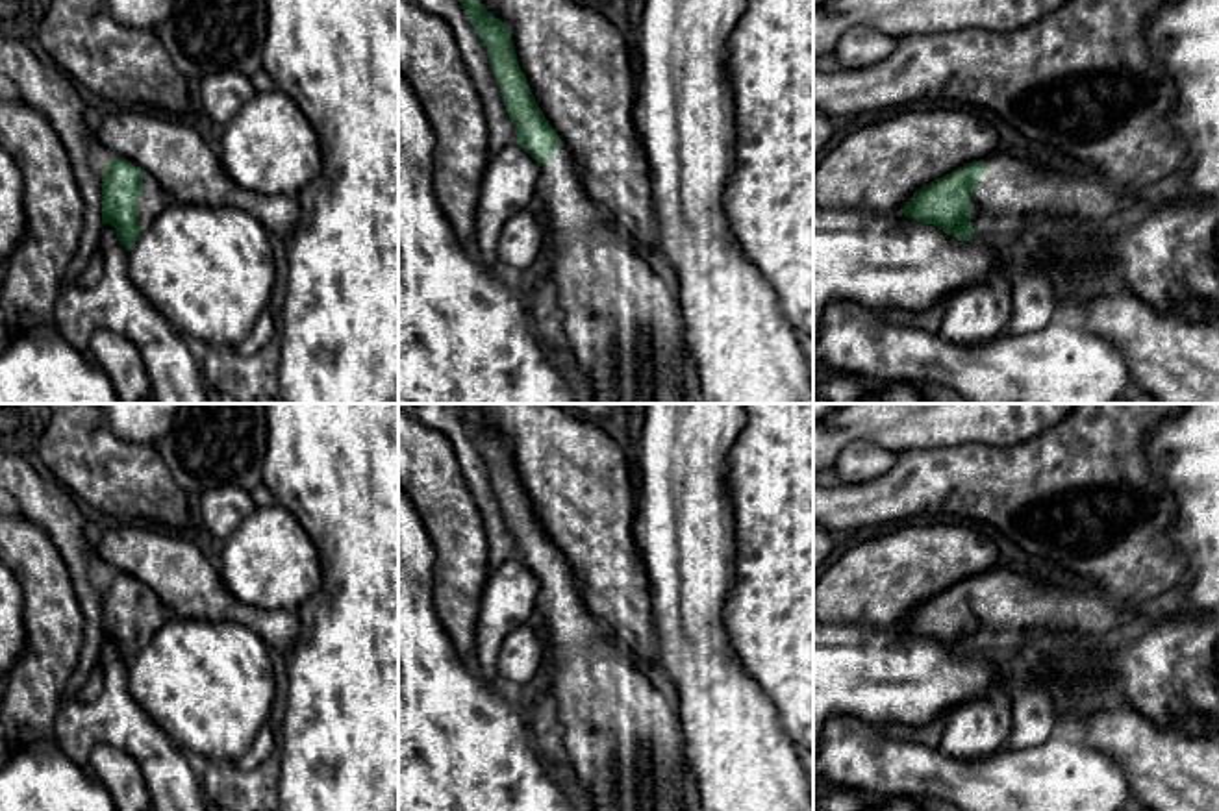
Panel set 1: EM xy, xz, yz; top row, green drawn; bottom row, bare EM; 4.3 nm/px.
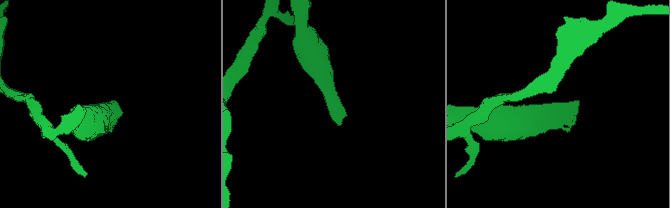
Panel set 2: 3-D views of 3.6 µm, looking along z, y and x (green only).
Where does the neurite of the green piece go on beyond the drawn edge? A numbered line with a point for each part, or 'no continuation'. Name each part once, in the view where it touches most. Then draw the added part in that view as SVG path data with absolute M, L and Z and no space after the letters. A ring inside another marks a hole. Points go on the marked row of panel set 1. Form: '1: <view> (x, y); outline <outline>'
1: yz (1016, 191); outline M995 152L969 198L973 239L1008 246L1026 228L1054 215L1104 222L1139 211L1143 191L1119 185L1093 168L1074 168L1034 156Z

